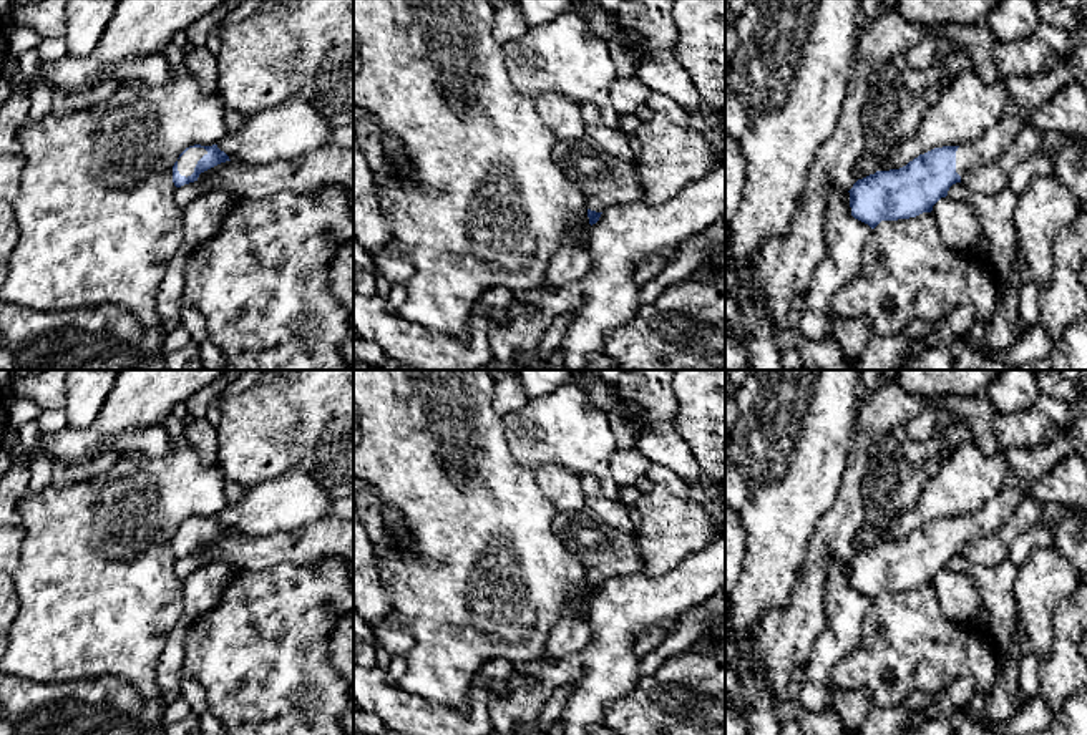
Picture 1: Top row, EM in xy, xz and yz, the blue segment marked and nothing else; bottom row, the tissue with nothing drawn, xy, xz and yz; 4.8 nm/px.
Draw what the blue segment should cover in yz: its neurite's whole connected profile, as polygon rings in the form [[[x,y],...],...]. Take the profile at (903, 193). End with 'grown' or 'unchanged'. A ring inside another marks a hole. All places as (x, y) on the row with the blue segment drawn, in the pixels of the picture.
[[[1077,12],[1077,18],[1079,25],[1070,33],[1074,51],[1059,56],[1049,75],[1007,78],[1007,113],[979,141],[934,148],[899,169],[876,171],[858,179],[848,191],[851,216],[875,229],[881,221],[931,212],[933,206],[948,196],[949,187],[961,183],[964,173],[1011,154],[1031,116],[1059,88],[1079,80],[1087,90],[1087,13]]]; grown

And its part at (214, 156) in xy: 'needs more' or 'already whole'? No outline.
needs more

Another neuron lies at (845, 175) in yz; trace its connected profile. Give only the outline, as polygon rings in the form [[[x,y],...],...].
[[[886,8],[861,23],[838,124],[808,169],[790,232],[770,239],[755,264],[753,300],[763,307],[777,330],[793,325],[790,299],[807,292],[826,254],[830,197],[836,187],[848,192],[858,181],[856,161],[865,156],[861,111],[870,75],[929,33],[931,28],[909,23],[896,10]]]

